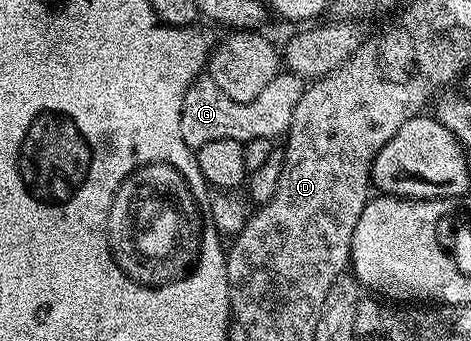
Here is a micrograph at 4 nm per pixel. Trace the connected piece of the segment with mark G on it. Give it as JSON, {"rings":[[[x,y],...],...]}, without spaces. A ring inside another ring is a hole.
{"rings":[[[279,71],[255,99],[239,103],[223,95],[223,91],[219,91],[219,87],[209,76],[202,75],[193,82],[183,99],[183,139],[189,149],[196,151],[203,147],[203,143],[211,143],[211,139],[235,139],[244,143],[251,139],[273,141],[284,138],[289,132],[291,115],[295,115],[295,107],[299,104],[305,86],[306,82],[296,74]]]}

